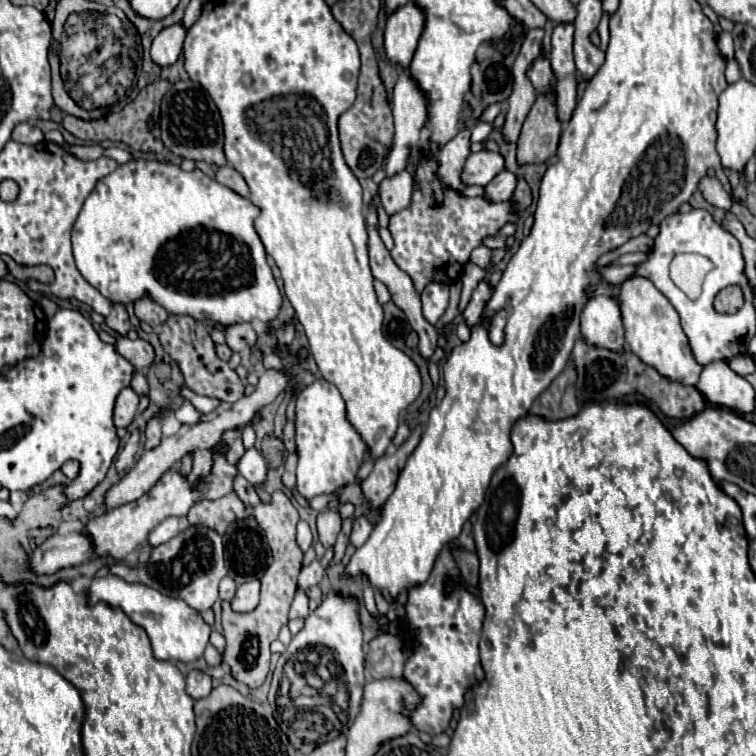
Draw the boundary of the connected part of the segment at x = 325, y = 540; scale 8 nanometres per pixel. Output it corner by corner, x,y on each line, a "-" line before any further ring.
335,509
323,511
317,515
317,531
319,531
319,541
323,547
335,545
335,539
341,531
341,515

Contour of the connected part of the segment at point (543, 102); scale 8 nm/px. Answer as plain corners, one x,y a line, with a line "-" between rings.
551,93
551,95
537,95
537,101
531,107
531,111
529,111
529,115
527,115
525,123
523,123
523,129
521,129
521,135
519,135
519,141
517,141
517,161
519,163
547,161
557,151
563,123
557,119
553,97
555,97
555,93

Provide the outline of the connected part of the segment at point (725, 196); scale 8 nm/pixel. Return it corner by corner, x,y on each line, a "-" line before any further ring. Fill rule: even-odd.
703,177
703,179
699,181
699,193
701,193
703,199
705,199
707,203
711,203
713,207
731,211
733,199
729,197
729,193
721,187
721,183
719,183
715,177

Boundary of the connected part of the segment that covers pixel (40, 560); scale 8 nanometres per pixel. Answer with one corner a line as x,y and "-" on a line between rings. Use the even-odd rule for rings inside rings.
73,531
65,537
51,535
45,543
33,549
27,557
29,571
35,575
53,575
65,567
75,567
91,559
93,547
91,541
81,535
81,531

